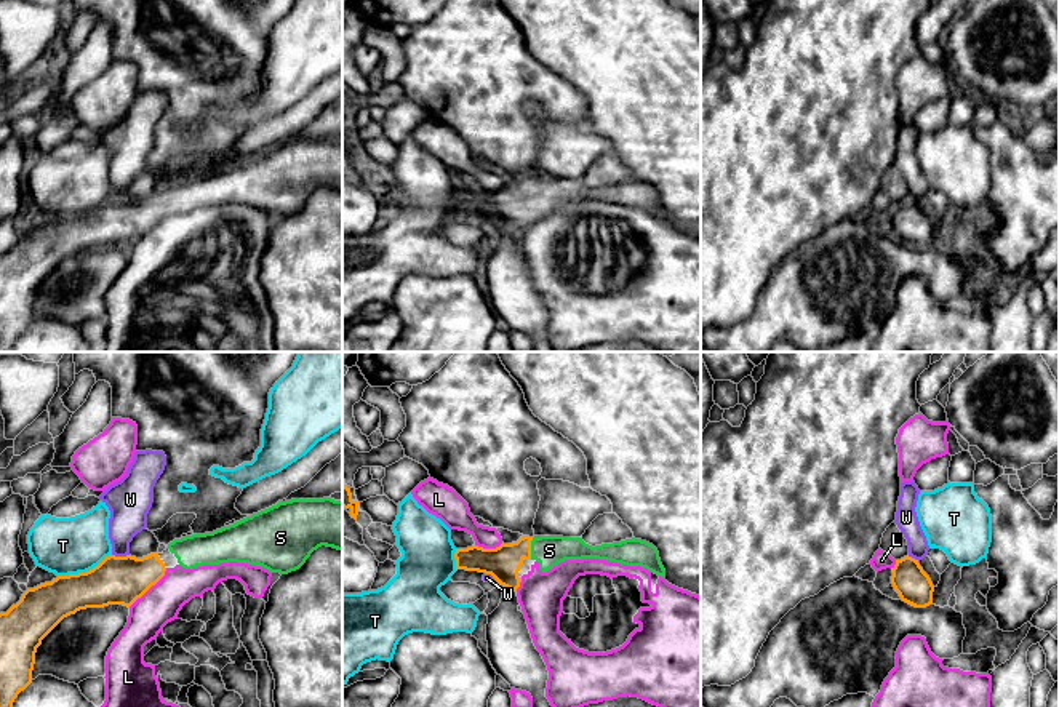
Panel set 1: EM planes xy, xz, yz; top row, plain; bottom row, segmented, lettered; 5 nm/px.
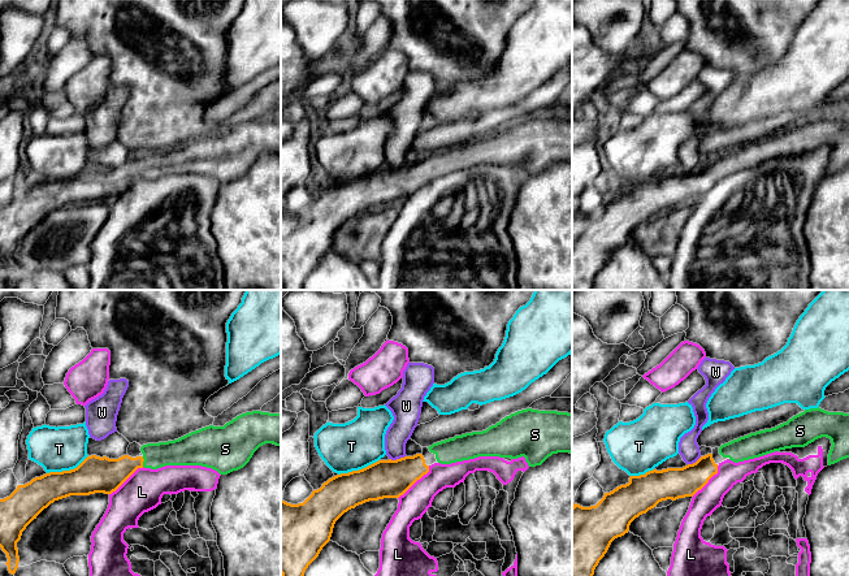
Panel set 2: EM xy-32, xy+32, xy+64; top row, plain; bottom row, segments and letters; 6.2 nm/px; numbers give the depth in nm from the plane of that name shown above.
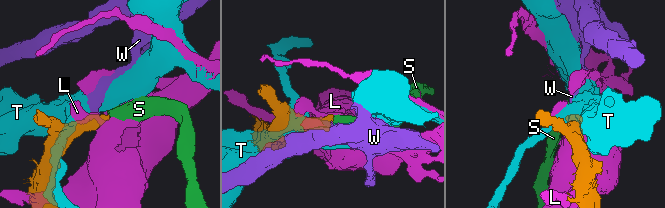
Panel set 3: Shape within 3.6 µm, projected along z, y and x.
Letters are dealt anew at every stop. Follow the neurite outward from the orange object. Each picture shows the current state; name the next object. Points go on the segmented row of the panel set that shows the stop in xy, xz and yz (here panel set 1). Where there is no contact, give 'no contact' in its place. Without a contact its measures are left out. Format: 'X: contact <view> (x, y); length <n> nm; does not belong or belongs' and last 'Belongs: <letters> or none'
L: contact xy (149, 587); length 280 nm; does not belong
S: contact xz (530, 549); length 110 nm; belongs
T: contact xy (83, 573); length 300 nm; does not belong
W: contact xy (120, 557); length 90 nm; does not belong
Belongs: S

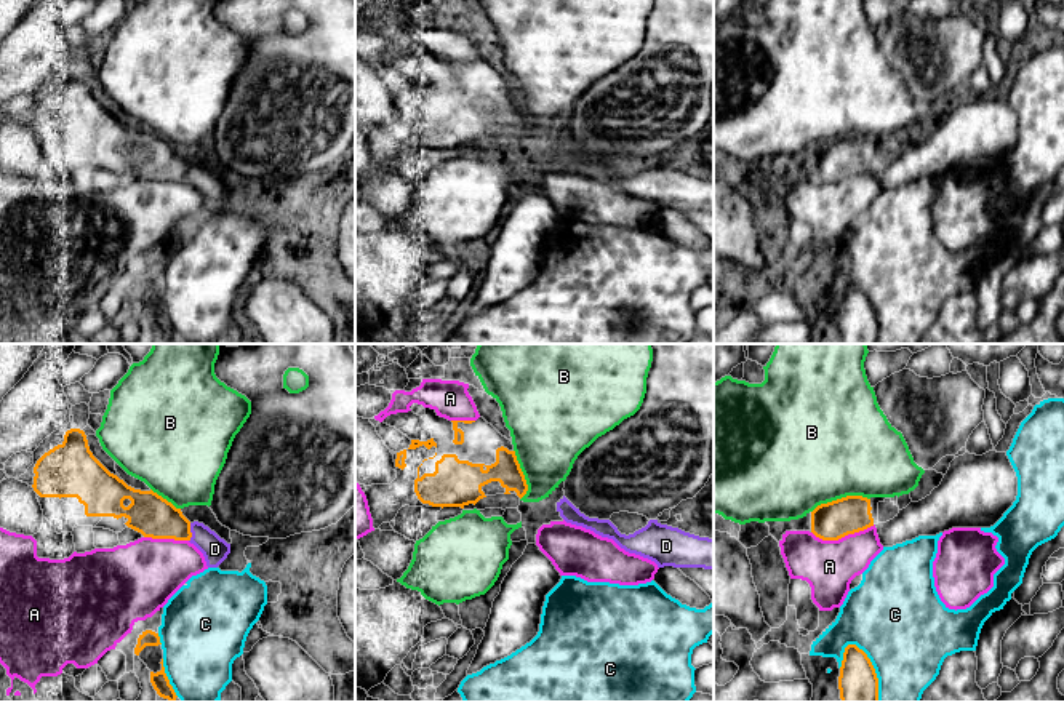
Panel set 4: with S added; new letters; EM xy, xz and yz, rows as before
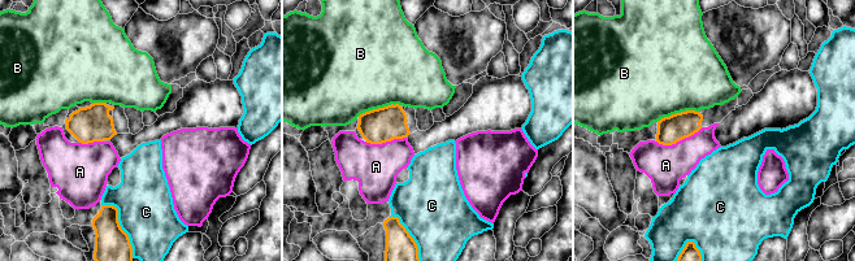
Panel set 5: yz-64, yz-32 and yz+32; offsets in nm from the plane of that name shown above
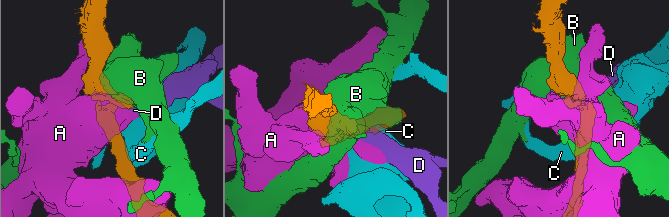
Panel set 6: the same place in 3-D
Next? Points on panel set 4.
A: contact yz (842, 536); length 320 nm; does not belong
B: contact yz (842, 498); length 300 nm; does not belong
C: contact yz (874, 669); length 340 nm; does not belong
D: contact xy (191, 533); length 100 nm; belongs
Belongs: D

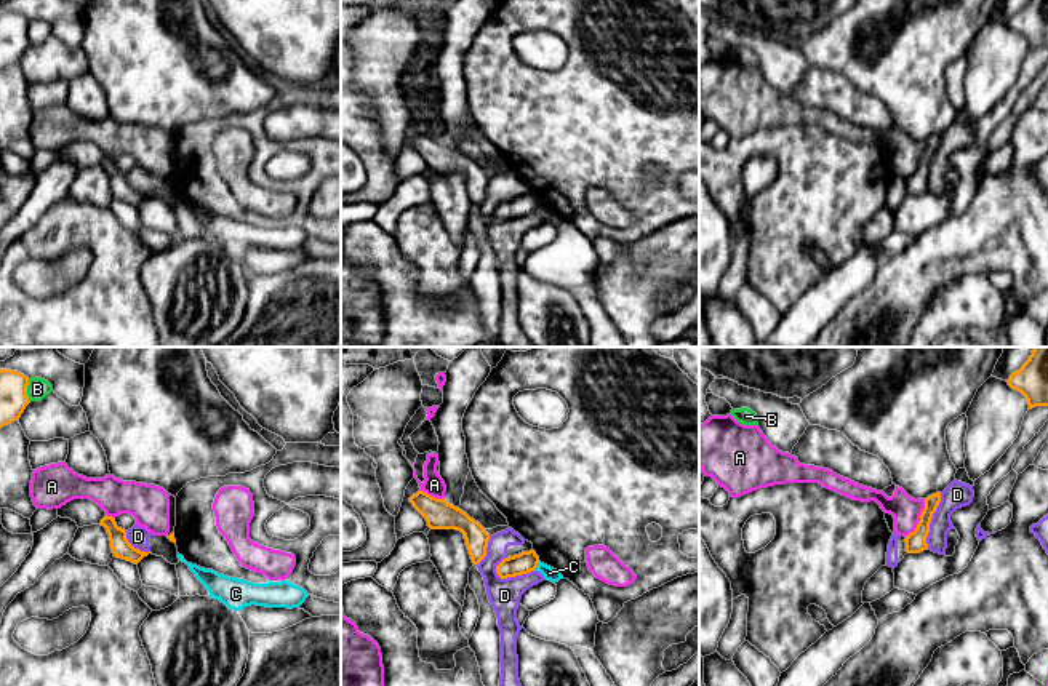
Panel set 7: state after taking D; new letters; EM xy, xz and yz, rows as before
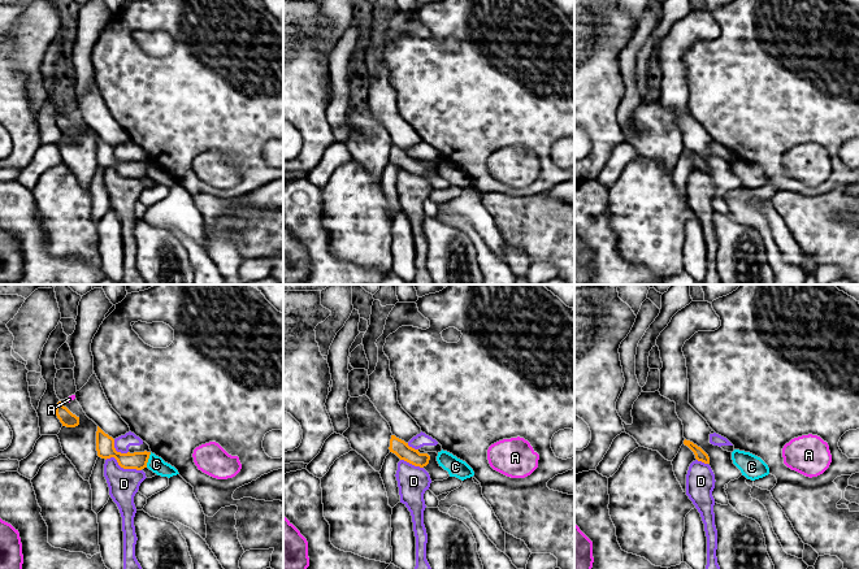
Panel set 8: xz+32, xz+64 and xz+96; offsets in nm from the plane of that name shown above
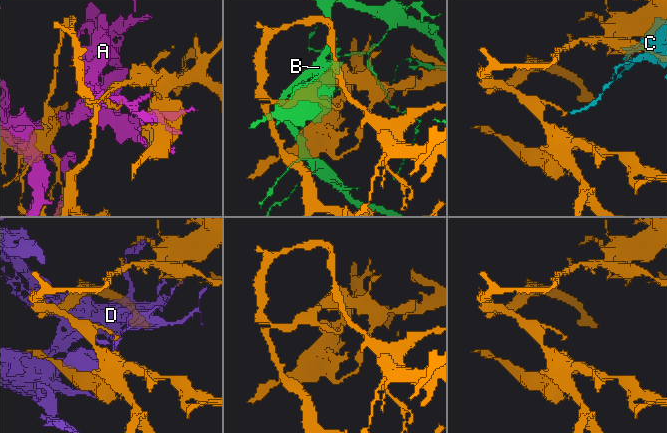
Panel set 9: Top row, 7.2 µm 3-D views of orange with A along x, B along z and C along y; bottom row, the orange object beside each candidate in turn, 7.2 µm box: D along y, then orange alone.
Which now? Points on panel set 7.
A: contact yz (920, 520); length 220 nm; does not belong
B: contact xy (26, 390); length 120 nm; does not belong
C: contact xz (536, 566); length 50 nm; does not belong
D: contact xz (512, 576); length 200 nm; does not belong
Belongs: none

